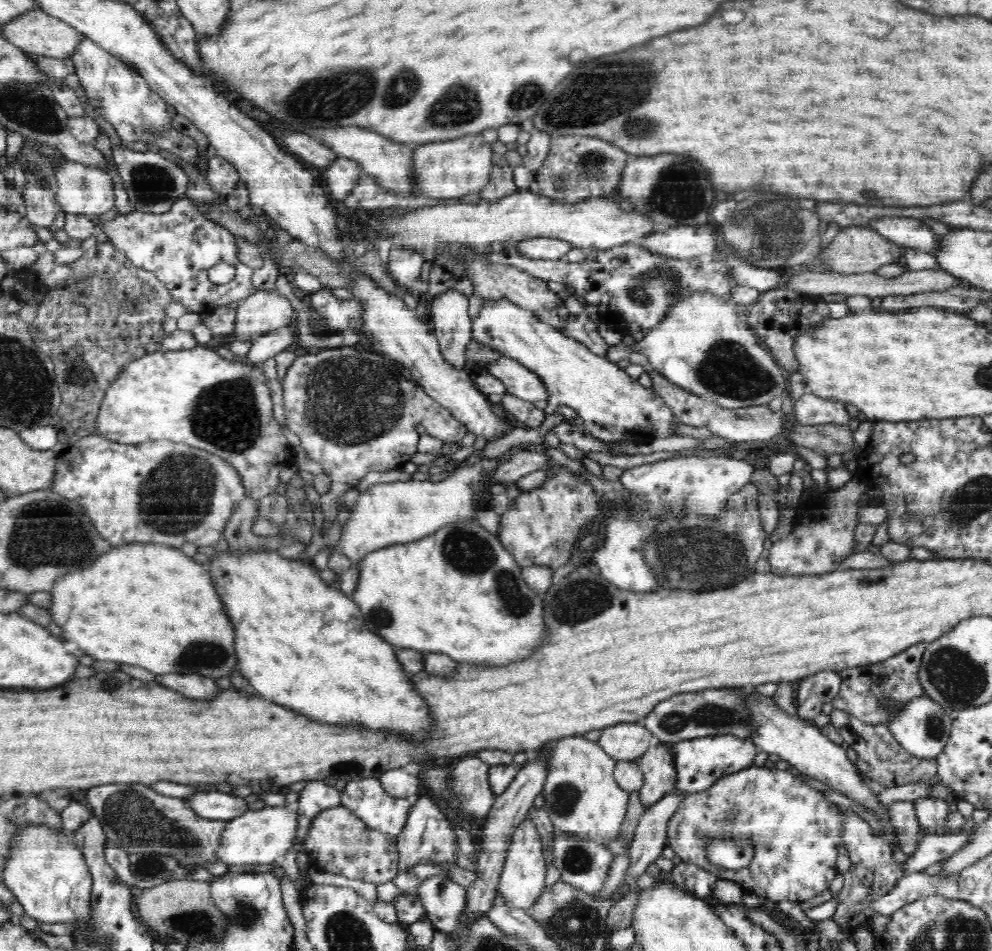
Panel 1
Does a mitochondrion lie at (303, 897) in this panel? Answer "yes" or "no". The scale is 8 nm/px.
no

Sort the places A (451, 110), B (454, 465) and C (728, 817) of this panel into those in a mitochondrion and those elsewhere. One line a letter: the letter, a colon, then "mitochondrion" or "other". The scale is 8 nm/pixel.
A: mitochondrion
B: other
C: mitochondrion

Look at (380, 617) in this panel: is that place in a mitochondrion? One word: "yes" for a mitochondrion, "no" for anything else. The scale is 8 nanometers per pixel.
yes

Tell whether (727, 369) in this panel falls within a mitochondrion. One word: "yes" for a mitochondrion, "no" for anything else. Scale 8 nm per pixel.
yes

